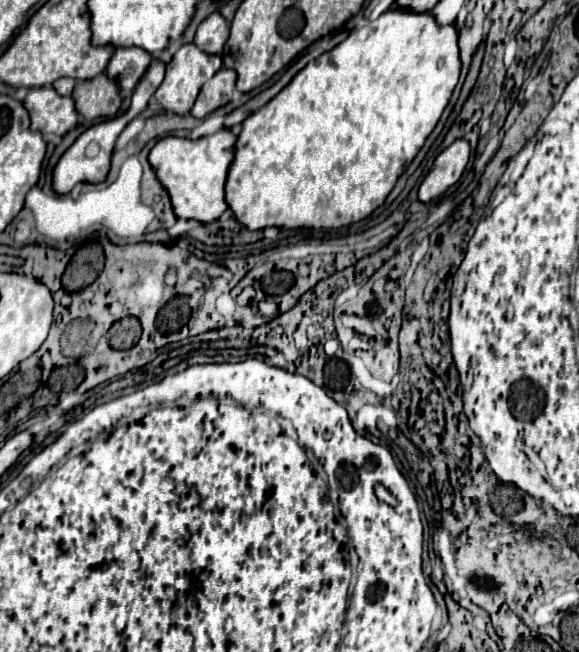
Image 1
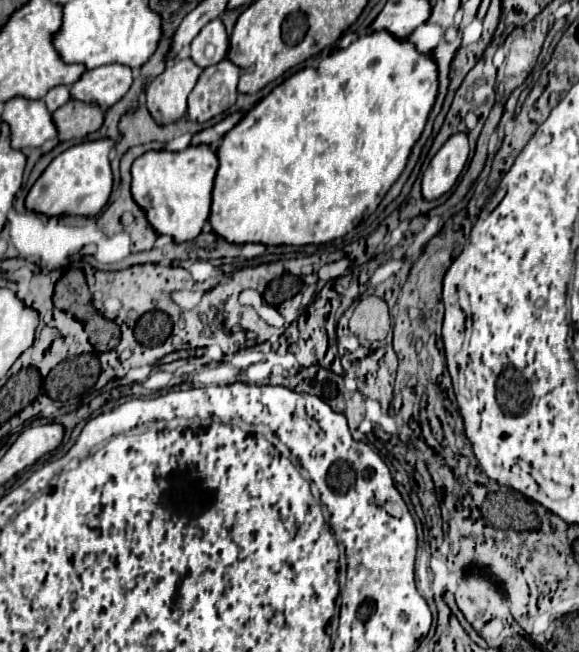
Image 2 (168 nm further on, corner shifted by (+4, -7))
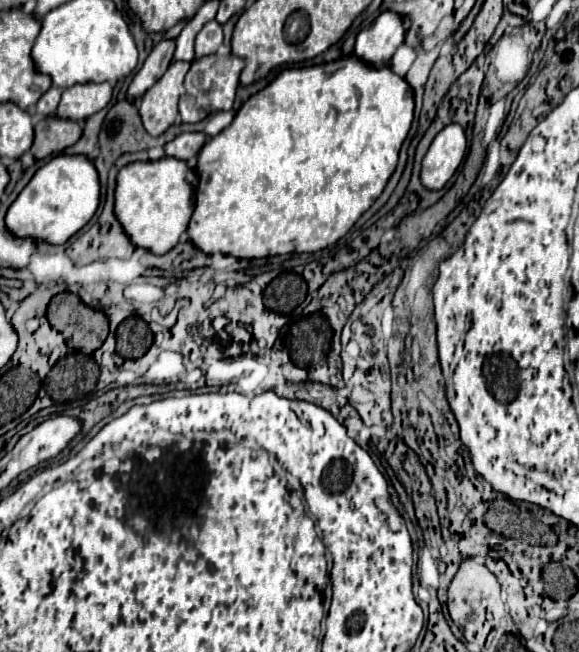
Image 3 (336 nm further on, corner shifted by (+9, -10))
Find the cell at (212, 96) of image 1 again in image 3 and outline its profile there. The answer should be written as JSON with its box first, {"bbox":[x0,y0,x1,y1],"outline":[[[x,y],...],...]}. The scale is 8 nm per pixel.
{"bbox":[179,54,245,122],"outline":[[[211,54],[211,56],[203,56],[191,62],[191,70],[185,76],[185,94],[179,98],[179,114],[183,118],[183,122],[201,122],[203,118],[207,118],[211,112],[219,112],[219,110],[231,110],[233,100],[235,100],[235,92],[239,86],[239,74],[245,66],[245,60],[233,54],[227,56],[219,56],[219,54]]]}

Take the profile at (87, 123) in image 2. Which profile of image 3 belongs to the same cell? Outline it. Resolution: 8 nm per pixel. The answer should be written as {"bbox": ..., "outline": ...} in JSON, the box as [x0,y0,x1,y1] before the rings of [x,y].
{"bbox":[31,116,83,160],"outline":[[[33,116],[33,146],[31,154],[35,160],[47,158],[53,152],[63,152],[67,146],[73,146],[79,138],[83,128],[73,120],[63,120],[57,116]]]}

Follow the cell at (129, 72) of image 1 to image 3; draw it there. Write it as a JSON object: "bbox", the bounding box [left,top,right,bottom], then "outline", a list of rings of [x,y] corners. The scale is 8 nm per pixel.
{"bbox":[55,82,113,122],"outline":[[[109,82],[75,84],[71,88],[65,88],[55,116],[73,120],[73,122],[81,122],[107,106],[107,102],[111,100],[111,90],[113,88],[109,86]]]}

